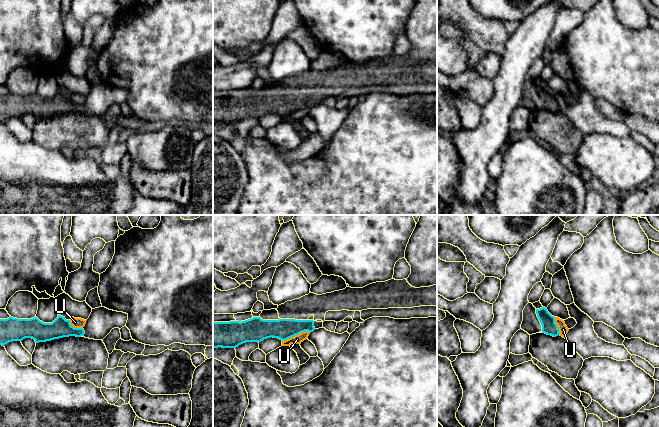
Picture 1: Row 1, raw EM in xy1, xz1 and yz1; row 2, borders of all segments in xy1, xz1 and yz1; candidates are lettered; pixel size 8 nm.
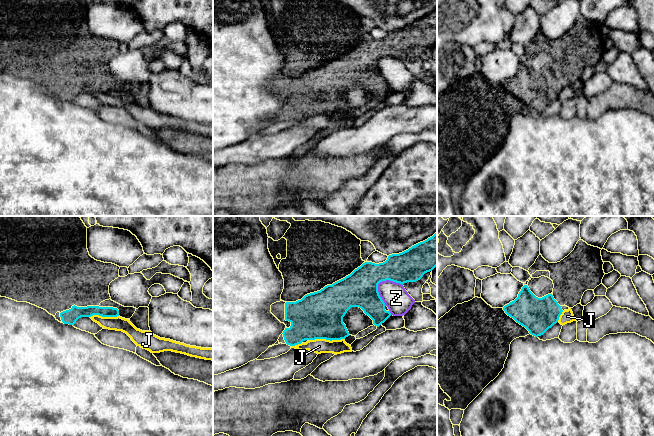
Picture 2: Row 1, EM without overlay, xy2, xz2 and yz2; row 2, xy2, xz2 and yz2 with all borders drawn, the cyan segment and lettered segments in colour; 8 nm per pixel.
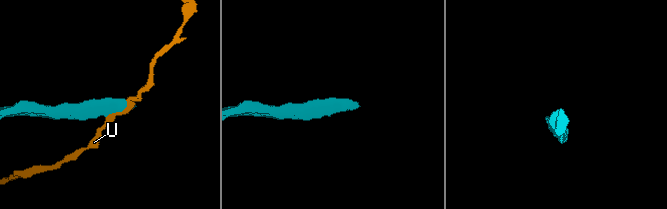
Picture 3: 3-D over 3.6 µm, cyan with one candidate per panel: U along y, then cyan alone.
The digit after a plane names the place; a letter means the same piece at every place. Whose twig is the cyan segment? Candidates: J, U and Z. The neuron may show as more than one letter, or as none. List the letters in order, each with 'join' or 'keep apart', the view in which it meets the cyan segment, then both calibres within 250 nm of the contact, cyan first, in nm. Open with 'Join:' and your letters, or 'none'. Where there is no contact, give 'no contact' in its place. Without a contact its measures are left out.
Join: none
J: keep apart | xz2 | 380/120 nm
U: keep apart | xz1 | 170/80 nm
Z: keep apart | xz2 | 280/200 nm

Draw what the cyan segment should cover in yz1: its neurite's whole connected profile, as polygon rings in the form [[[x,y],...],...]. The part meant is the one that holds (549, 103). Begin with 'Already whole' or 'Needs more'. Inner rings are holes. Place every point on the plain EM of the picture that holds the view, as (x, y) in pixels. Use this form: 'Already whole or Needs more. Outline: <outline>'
Needs more. Outline: [[[528,79],[523,86],[521,105],[529,111],[539,108],[553,113],[560,111],[555,93],[548,88],[547,84],[536,85],[532,79]]]

